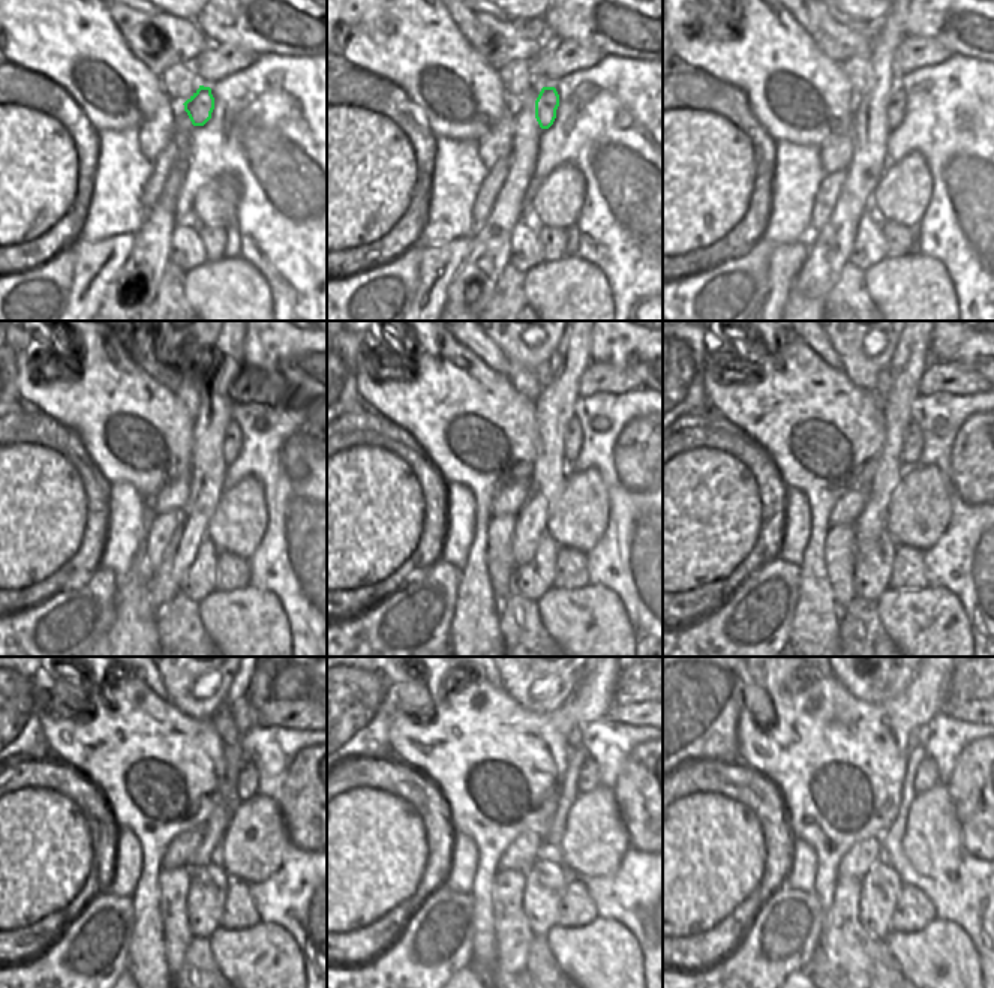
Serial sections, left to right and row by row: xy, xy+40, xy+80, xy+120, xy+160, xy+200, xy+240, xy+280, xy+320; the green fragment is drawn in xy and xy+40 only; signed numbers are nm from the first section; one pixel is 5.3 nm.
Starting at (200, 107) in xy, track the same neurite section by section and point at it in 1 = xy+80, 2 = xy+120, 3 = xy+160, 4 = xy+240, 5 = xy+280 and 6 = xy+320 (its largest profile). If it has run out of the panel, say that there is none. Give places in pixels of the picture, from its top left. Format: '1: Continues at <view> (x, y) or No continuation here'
1: Continues at xy+80 (897, 102)
2: Continues at xy+120 (233, 438)
3: Continues at xy+160 (573, 437)
4: Continues at xy+240 (248, 781)
5: Continues at xy+280 (588, 777)
6: Continues at xy+320 (925, 778).

